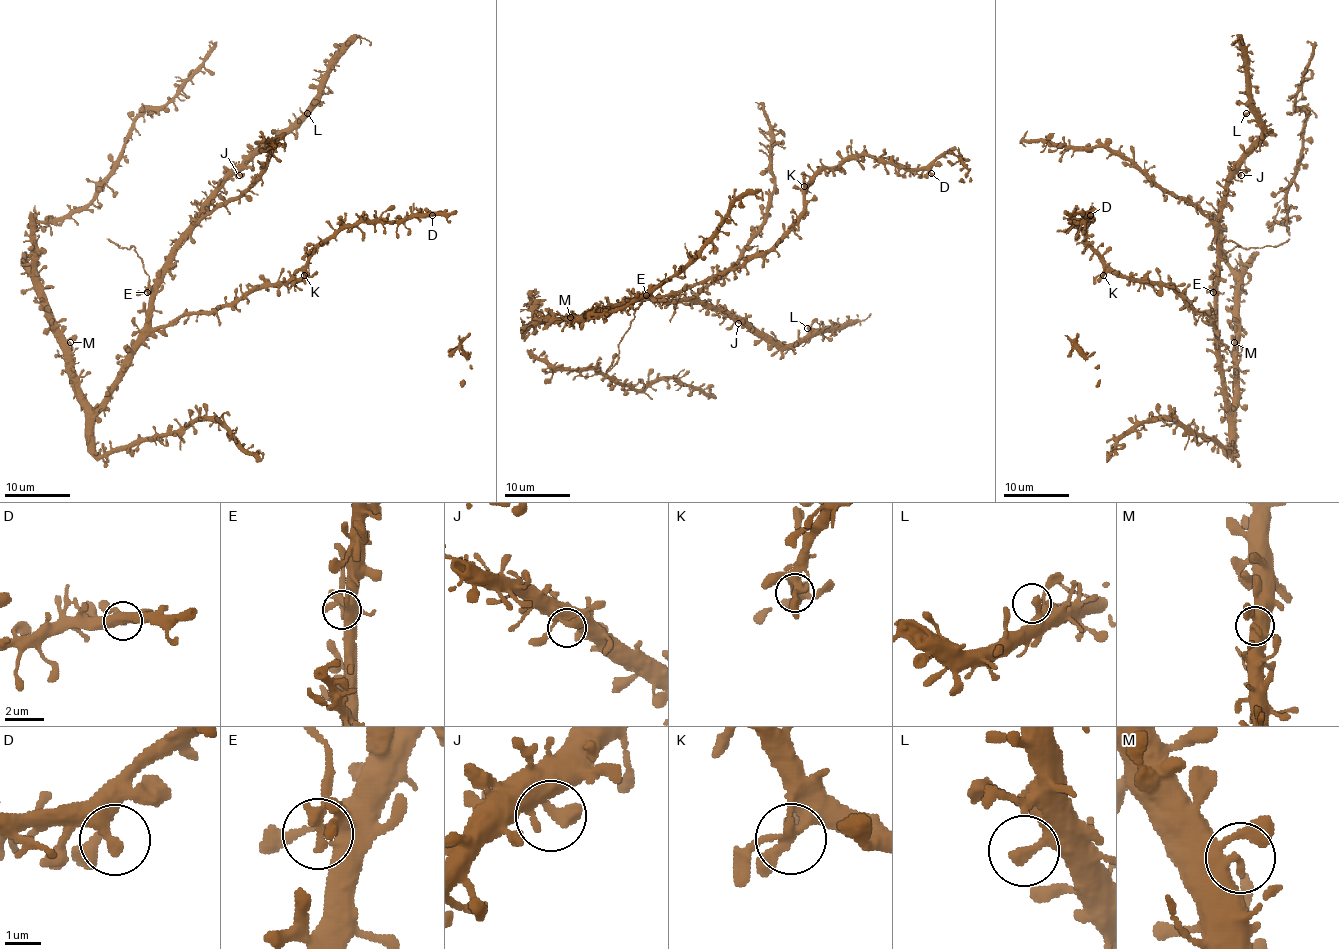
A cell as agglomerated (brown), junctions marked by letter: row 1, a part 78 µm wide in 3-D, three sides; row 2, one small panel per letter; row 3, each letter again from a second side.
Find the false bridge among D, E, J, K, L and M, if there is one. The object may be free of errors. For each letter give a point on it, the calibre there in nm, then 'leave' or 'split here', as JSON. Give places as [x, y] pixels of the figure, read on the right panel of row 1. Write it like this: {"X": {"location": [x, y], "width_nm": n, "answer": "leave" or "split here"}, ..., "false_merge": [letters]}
{"D": {"location": [1090, 215], "width_nm": 400, "answer": "leave"}, "E": {"location": [1213, 292], "width_nm": 280, "answer": "split here"}, "J": {"location": [1241, 175], "width_nm": 320, "answer": "leave"}, "K": {"location": [1103, 275], "width_nm": 280, "answer": "leave"}, "L": {"location": [1246, 113], "width_nm": 360, "answer": "leave"}, "M": {"location": [1234, 342], "width_nm": 360, "answer": "leave"}, "false_merge": ["E"]}

